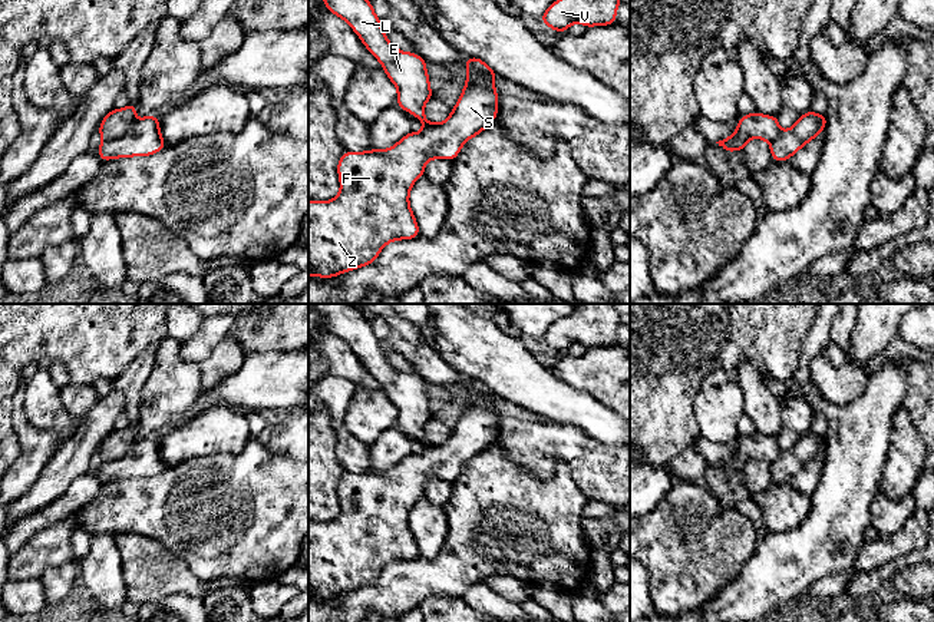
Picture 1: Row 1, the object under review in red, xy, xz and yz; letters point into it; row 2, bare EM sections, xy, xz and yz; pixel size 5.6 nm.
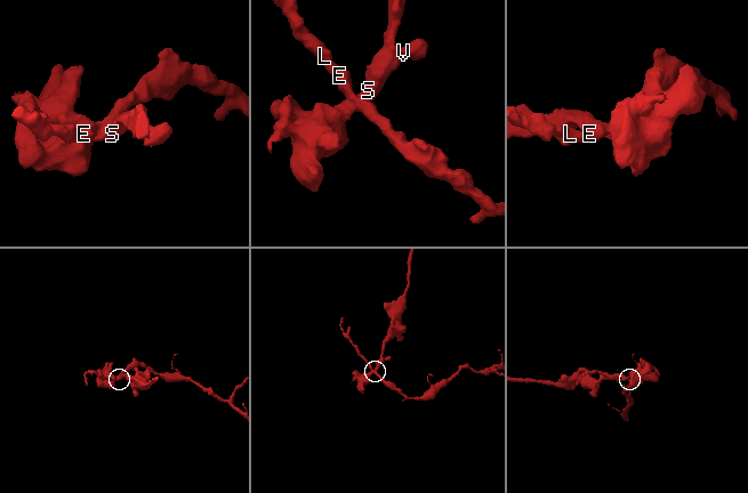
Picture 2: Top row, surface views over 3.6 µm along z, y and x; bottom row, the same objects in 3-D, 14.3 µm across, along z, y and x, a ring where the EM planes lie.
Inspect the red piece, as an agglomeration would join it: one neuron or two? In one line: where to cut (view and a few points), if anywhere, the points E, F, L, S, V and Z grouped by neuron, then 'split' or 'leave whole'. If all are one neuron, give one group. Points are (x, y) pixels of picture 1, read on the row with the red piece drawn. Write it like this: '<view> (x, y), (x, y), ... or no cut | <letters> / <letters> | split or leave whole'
xy (134, 123), (124, 134), (102, 141) | E L / F S V Z | split

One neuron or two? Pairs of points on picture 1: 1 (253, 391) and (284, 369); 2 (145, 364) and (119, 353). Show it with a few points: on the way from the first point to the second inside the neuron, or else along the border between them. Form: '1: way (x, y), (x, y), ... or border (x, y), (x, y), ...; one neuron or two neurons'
1: way (260, 384), (277, 376); one neuron
2: border (155, 346), (145, 347), (112, 380); two neurons

